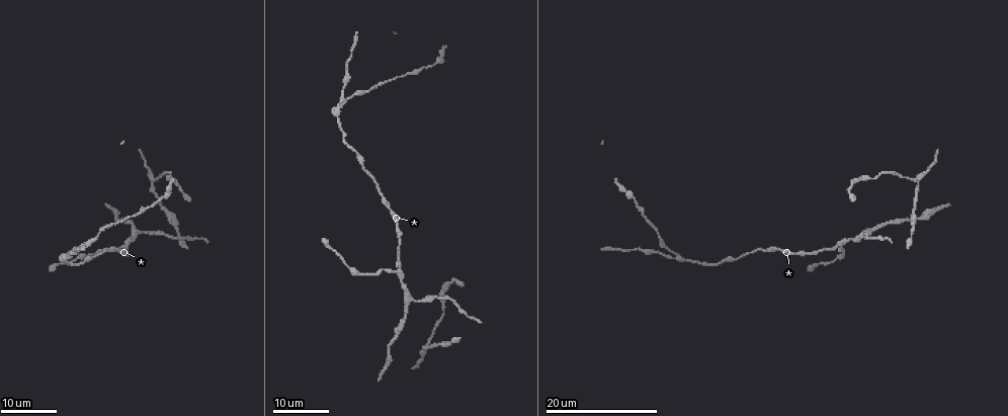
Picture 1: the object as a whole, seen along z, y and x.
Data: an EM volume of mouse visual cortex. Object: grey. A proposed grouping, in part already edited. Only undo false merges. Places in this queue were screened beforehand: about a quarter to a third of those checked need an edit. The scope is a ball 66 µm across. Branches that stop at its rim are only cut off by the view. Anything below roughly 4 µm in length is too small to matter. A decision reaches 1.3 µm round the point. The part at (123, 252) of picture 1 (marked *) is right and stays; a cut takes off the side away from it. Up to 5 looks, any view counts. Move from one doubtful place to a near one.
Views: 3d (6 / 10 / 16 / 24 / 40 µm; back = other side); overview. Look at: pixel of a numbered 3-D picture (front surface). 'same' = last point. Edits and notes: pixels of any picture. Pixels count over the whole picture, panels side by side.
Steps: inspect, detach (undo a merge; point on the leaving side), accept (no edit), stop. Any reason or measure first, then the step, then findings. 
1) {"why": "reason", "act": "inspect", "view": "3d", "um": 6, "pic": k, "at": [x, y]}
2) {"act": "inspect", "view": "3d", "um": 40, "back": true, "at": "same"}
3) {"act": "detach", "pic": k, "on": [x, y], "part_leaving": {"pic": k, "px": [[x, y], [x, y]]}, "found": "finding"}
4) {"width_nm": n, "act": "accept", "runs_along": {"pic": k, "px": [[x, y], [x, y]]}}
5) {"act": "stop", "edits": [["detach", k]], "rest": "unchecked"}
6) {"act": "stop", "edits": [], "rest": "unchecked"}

{"why": "three arms meet", "act": "inspect", "view": "3d", "um": 16, "pic": 1, "at": [125, 244]}

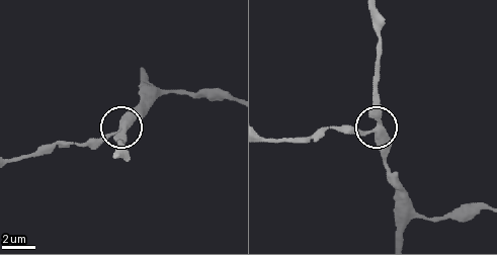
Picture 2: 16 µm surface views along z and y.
{"why": "closer look", "act": "inspect", "view": "3d", "um": 6, "pic": 2, "at": [378, 131]}

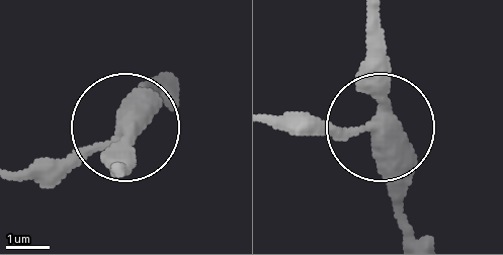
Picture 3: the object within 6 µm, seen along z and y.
{"width_nm": 400, "act": "accept", "runs_along": {"pic": 3, "px": [[381, 17], [378, 122], [298, 125]]}, "found": "continuous, no second cell"}

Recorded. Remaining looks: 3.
{"act": "inspect", "view": "3d", "um": 16, "pic": 1, "at": [137, 229]}

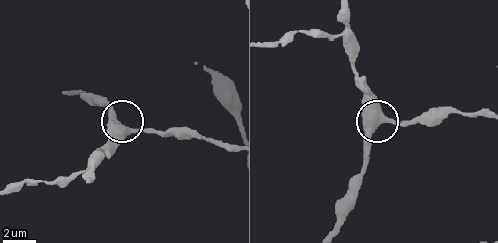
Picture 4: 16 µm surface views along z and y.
{"why": "closer look", "act": "inspect", "view": "3d", "um": 10, "pic": 4, "at": [384, 120]}

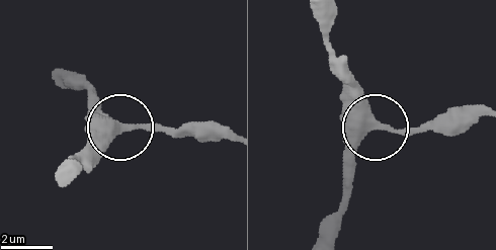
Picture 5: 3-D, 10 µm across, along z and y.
{"width_nm": 480, "act": "accept", "runs_along": {"pic": 5, "px": [[320, 21], [330, 68], [369, 127], [343, 170]]}, "found": "one cell here"}

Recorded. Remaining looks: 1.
{"act": "stop", "edits": [], "rest": "unchecked"}

